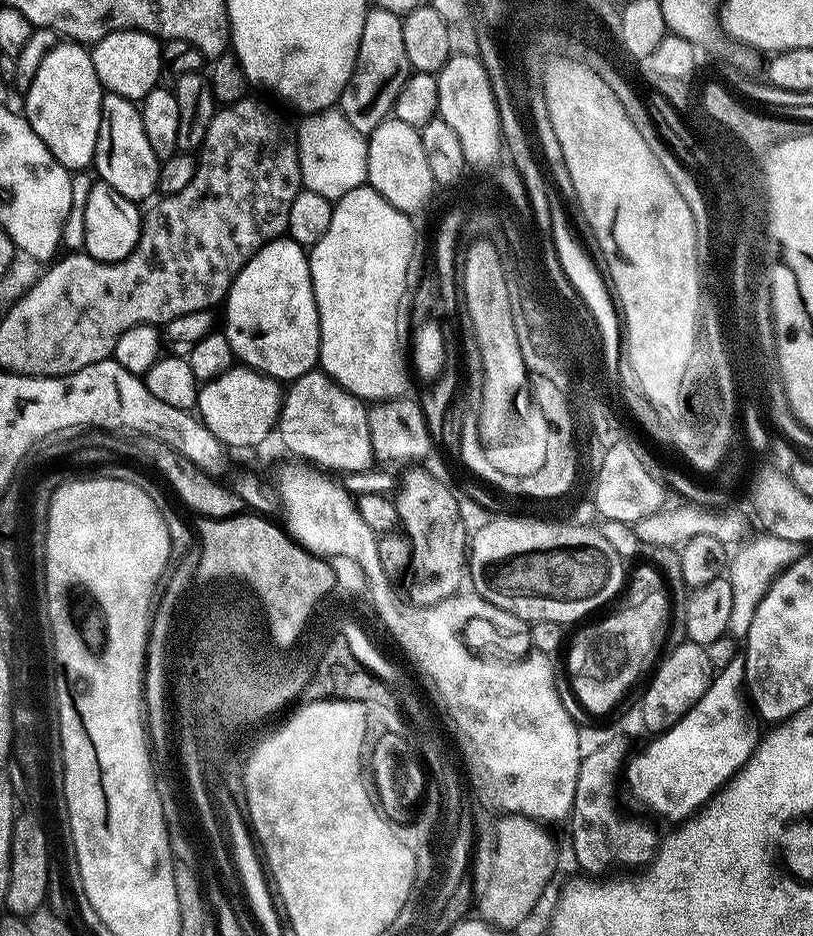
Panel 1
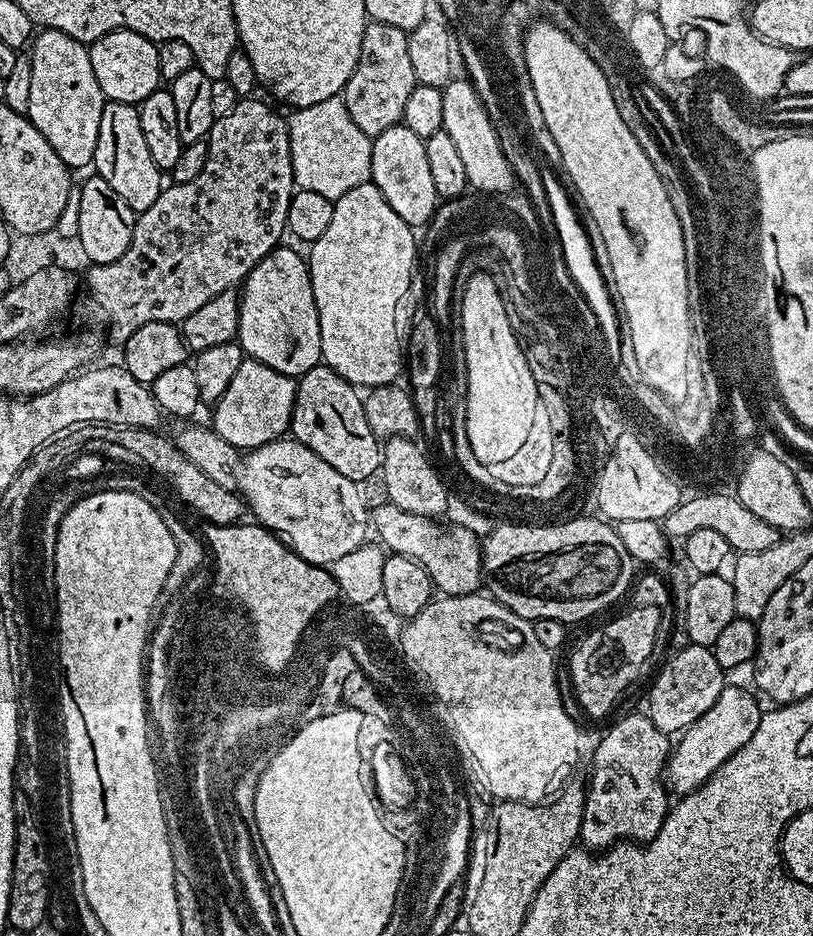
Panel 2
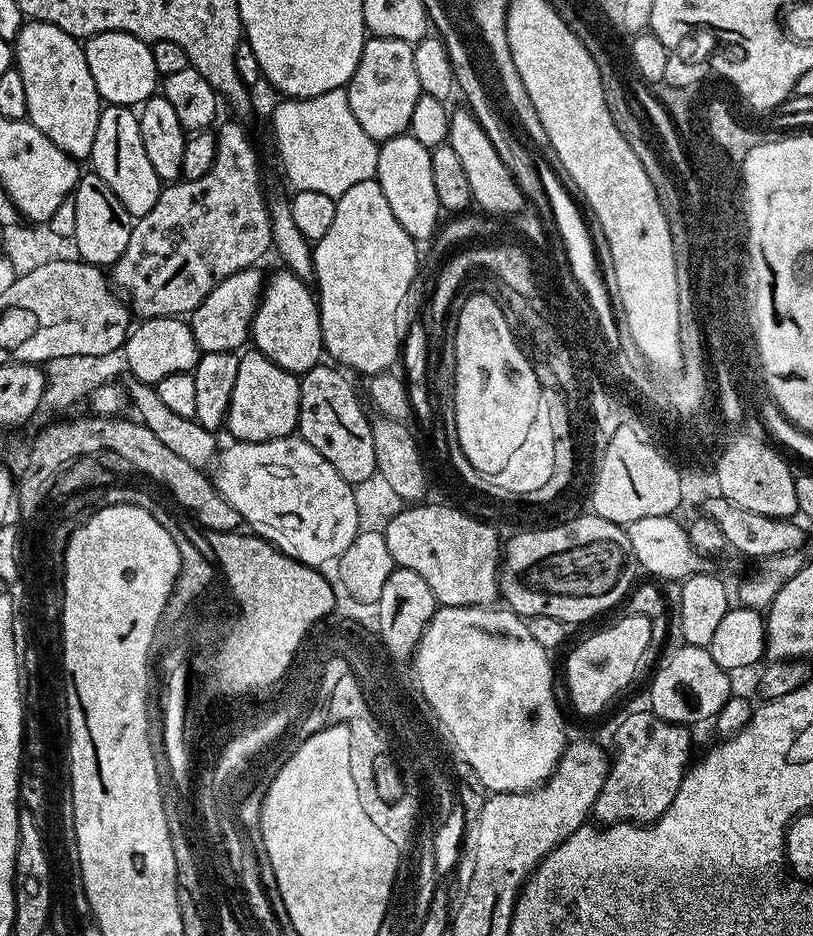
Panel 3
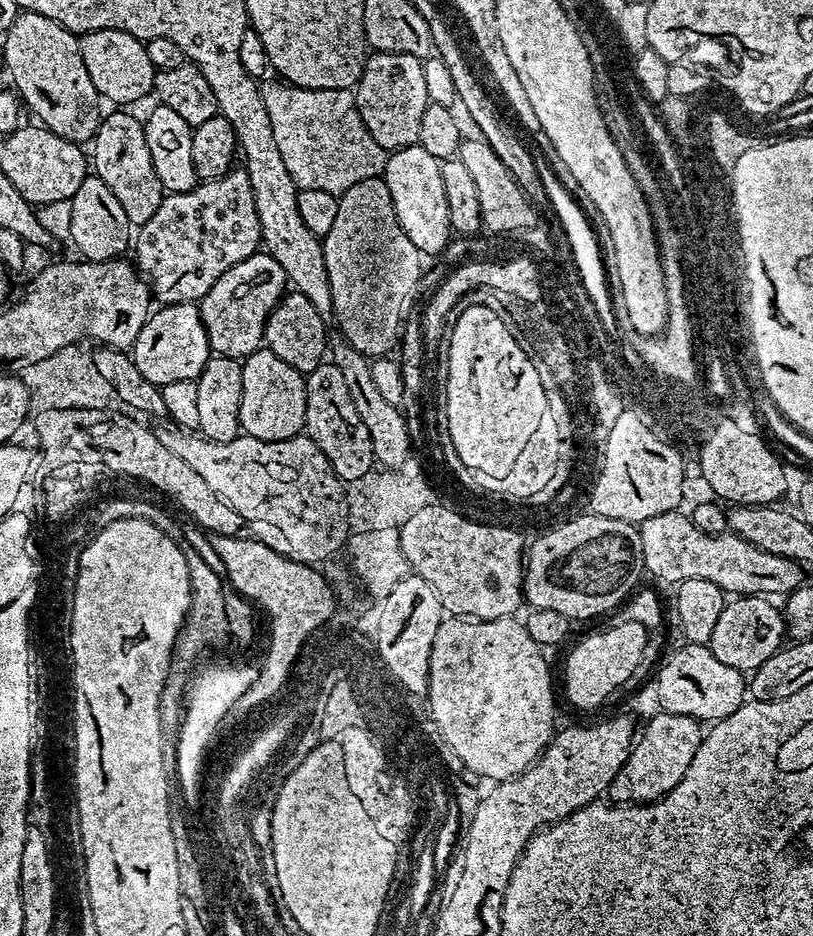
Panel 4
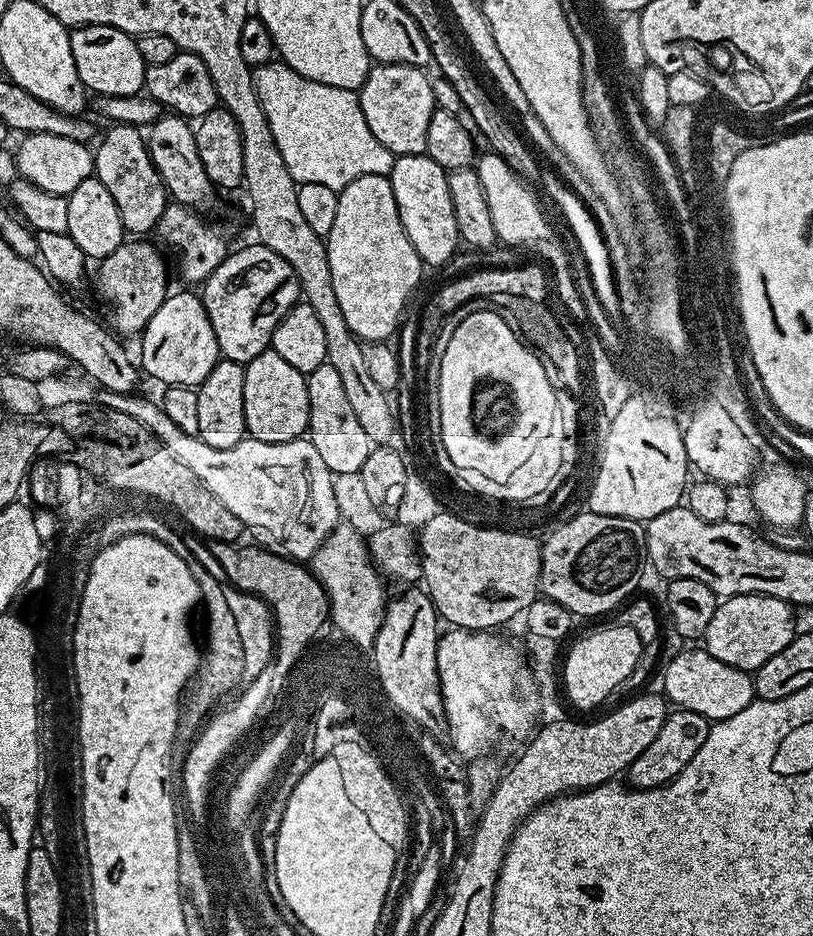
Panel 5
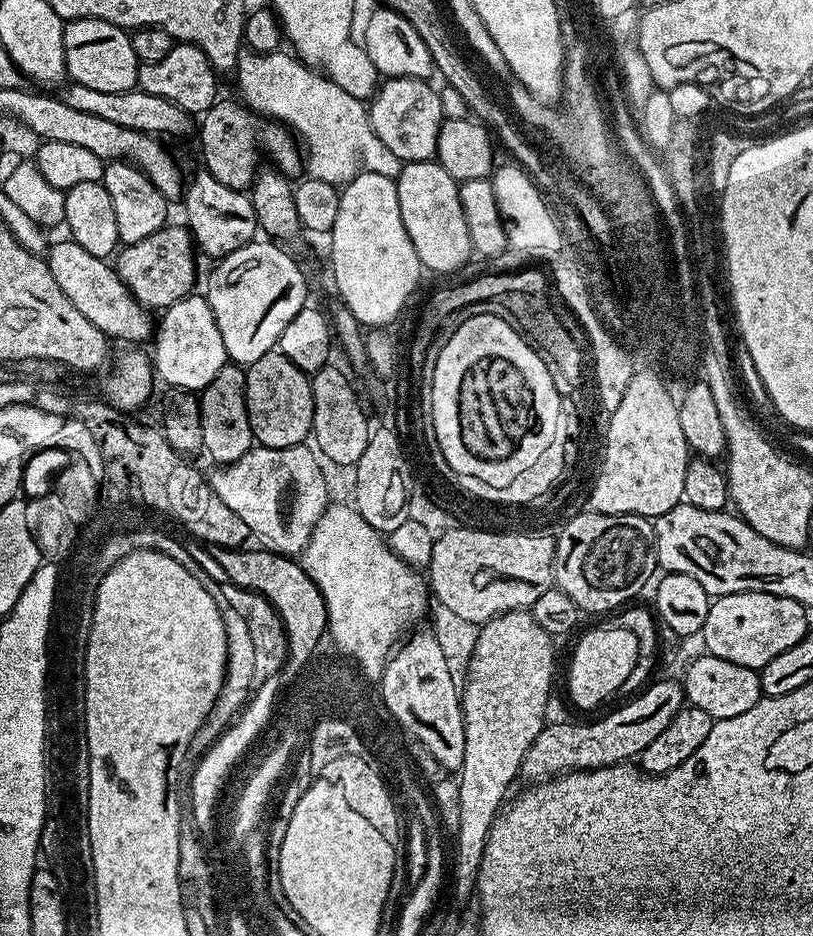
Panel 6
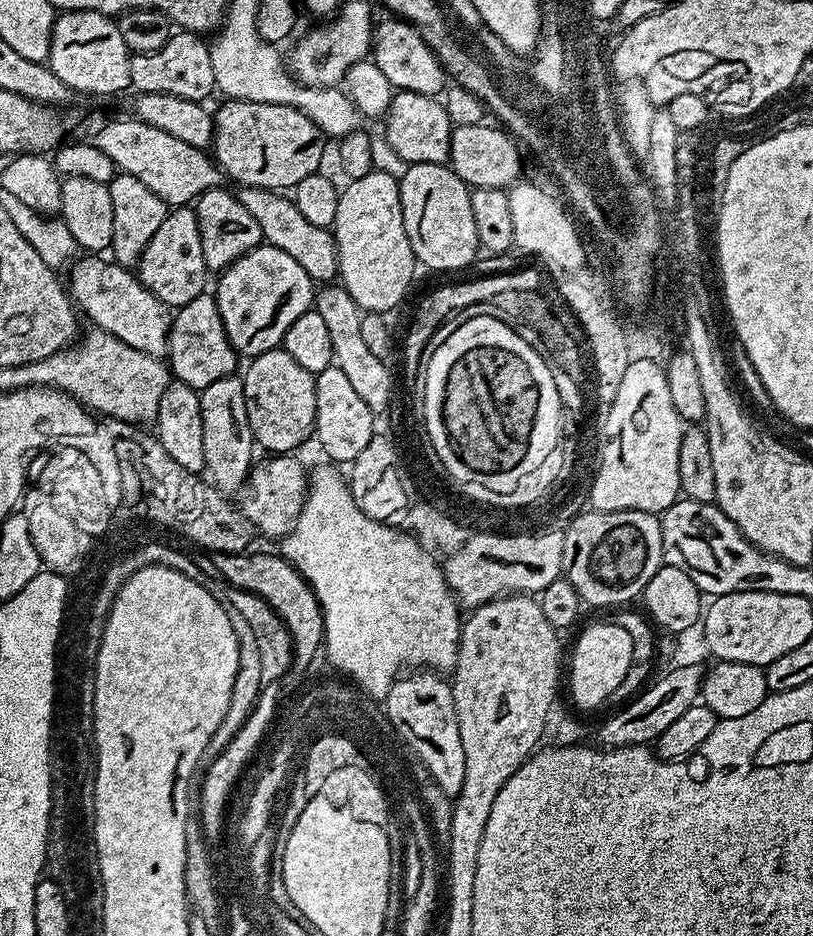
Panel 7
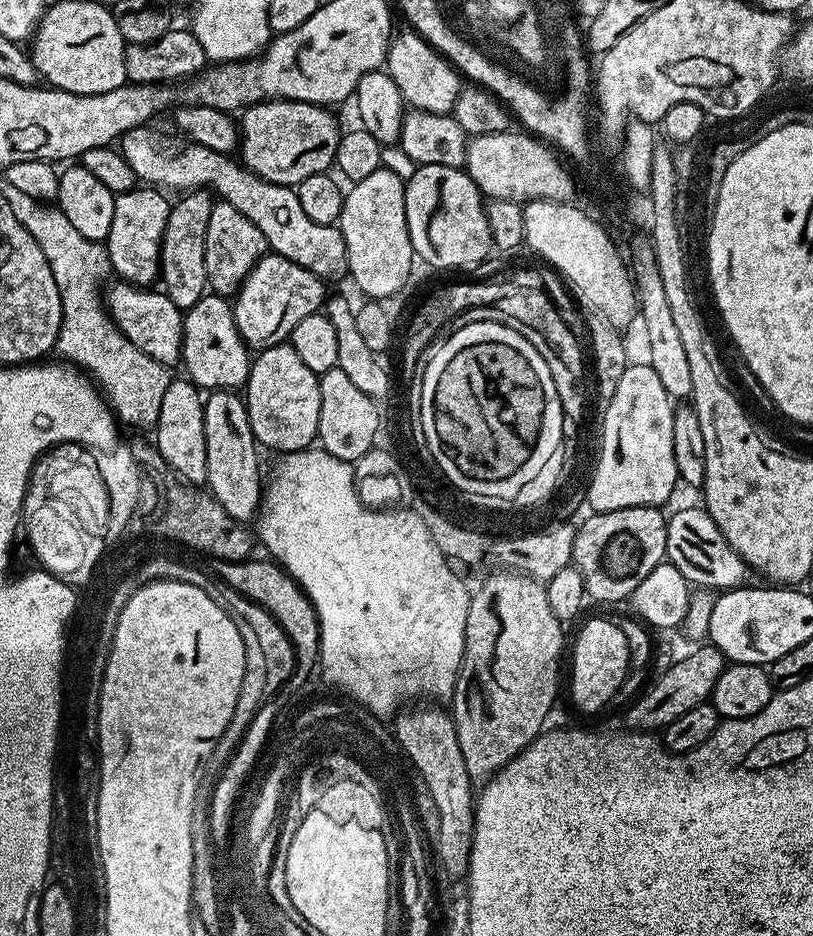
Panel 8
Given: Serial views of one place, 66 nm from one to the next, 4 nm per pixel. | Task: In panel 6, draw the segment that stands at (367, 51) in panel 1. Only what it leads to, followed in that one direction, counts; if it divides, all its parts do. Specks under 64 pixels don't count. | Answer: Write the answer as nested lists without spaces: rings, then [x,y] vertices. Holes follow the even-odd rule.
[[[393,76],[385,79],[377,87],[376,95],[372,97],[367,105],[370,126],[374,130],[374,134],[382,142],[382,146],[386,146],[386,150],[390,150],[390,154],[394,154],[402,162],[432,160],[435,157],[438,134],[445,118],[442,114],[440,93],[435,87],[432,89],[430,85],[431,83],[428,80]]]

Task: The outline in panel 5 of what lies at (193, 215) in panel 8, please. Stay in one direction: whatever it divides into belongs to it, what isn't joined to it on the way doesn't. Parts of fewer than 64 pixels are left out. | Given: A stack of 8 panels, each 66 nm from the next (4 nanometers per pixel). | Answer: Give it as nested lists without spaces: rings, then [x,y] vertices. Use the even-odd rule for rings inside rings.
[[[147,239],[133,240],[136,240],[133,244],[122,243],[118,246],[118,250],[114,250],[114,254],[106,254],[101,258],[97,267],[100,269],[96,272],[96,284],[100,287],[105,302],[108,303],[108,316],[112,319],[111,331],[120,338],[139,337],[150,322],[150,318],[154,318],[158,306],[162,306],[162,302],[170,295],[170,287],[168,288],[170,264],[165,253],[155,243],[147,244],[144,241]]]

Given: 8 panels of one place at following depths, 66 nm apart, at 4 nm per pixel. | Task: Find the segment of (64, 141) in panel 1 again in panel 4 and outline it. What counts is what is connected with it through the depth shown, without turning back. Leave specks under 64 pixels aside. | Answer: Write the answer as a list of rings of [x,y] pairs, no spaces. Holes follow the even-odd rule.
[[[21,11],[14,18],[10,30],[3,33],[2,40],[4,40],[4,64],[12,75],[10,84],[18,93],[23,107],[27,111],[29,108],[40,119],[37,121],[56,136],[73,142],[91,141],[100,126],[102,112],[96,109],[98,93],[94,82],[90,82],[90,74],[86,74],[86,62],[82,62],[82,50],[77,33],[66,30],[50,18],[42,18],[42,14]]]

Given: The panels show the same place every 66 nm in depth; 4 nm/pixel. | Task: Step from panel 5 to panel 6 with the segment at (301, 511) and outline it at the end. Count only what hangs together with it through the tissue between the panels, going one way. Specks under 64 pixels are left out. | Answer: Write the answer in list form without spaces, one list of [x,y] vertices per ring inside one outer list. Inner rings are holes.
[[[307,445],[286,448],[254,446],[238,462],[209,473],[209,484],[218,498],[246,523],[249,533],[264,539],[267,549],[281,555],[299,555],[321,514],[330,503],[323,474]]]

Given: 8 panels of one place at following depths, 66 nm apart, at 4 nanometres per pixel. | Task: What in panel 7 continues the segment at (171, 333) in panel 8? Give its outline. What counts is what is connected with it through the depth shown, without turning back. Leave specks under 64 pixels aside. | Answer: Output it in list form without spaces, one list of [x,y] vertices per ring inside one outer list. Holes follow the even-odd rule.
[[[88,254],[83,258],[75,261],[68,280],[66,276],[66,288],[73,301],[82,312],[84,307],[85,314],[92,319],[91,323],[95,327],[114,334],[114,338],[126,342],[126,346],[134,346],[134,350],[142,350],[142,354],[164,360],[168,355],[173,309],[154,298],[154,294],[150,294],[150,290],[140,284],[135,271],[125,265],[96,254]]]

